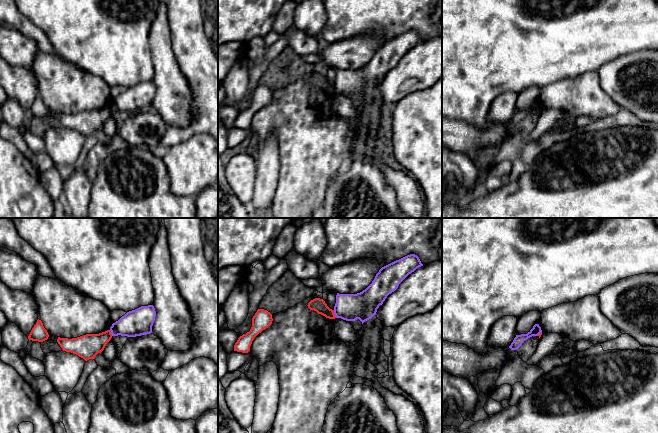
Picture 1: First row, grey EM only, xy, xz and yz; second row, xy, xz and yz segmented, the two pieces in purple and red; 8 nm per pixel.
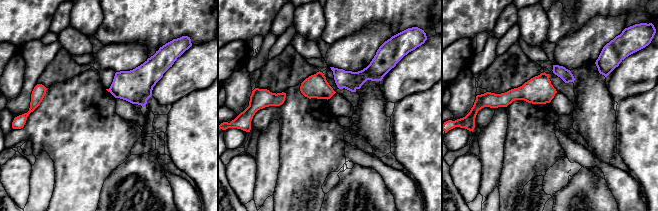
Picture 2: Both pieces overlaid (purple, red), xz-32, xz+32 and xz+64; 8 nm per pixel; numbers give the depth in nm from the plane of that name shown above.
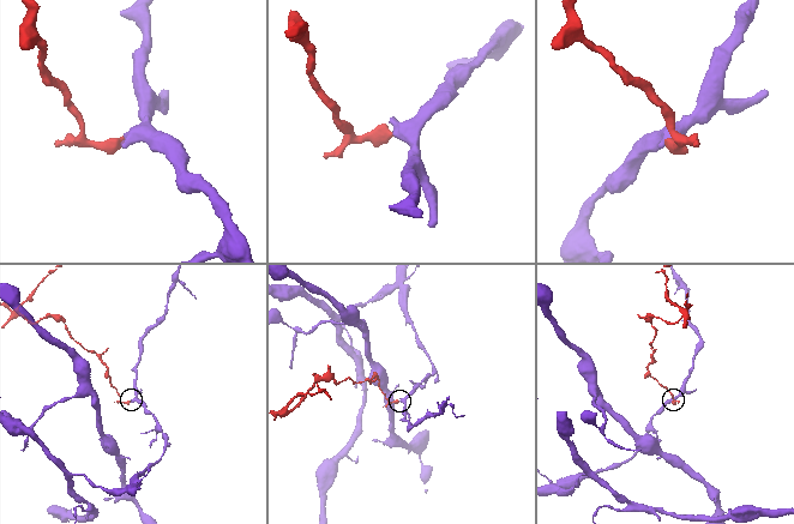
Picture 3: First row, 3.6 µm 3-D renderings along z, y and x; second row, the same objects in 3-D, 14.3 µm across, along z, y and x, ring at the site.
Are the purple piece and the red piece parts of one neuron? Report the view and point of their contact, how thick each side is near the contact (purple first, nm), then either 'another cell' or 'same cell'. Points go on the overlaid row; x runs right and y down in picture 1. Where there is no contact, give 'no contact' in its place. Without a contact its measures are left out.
xz (334, 313) | 220/110 nm | another cell

